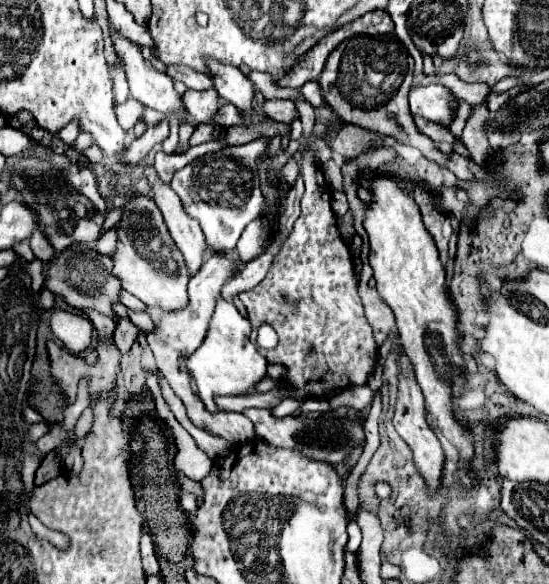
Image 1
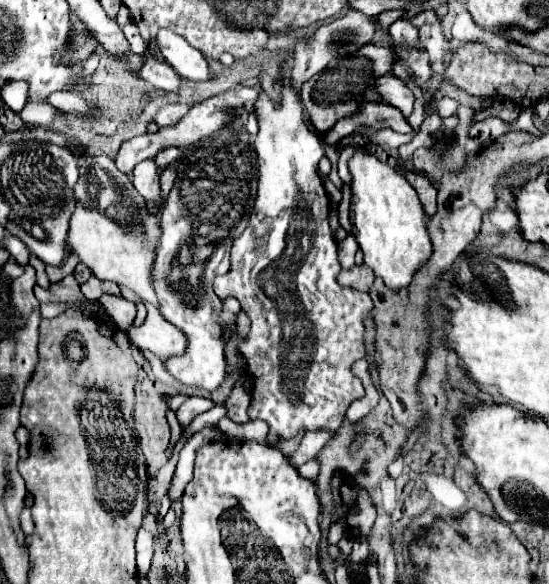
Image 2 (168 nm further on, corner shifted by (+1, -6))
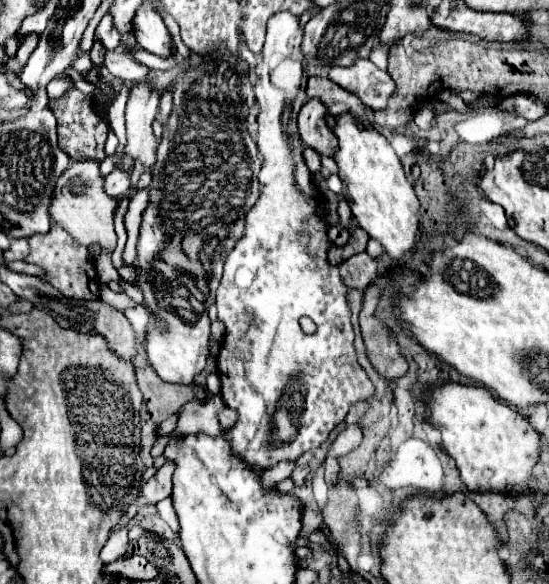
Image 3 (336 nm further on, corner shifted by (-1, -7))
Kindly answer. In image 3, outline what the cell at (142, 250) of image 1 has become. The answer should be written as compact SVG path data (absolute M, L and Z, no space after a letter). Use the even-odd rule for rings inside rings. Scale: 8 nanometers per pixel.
M76 161L72 163L64 175L60 175L56 187L54 187L54 201L50 203L50 217L54 223L58 223L64 231L74 235L74 239L80 245L102 245L102 251L110 251L116 245L116 233L114 233L114 209L116 199L108 197L104 193L104 181L94 175L94 181L90 183L90 173L98 173L100 163L96 161Z

